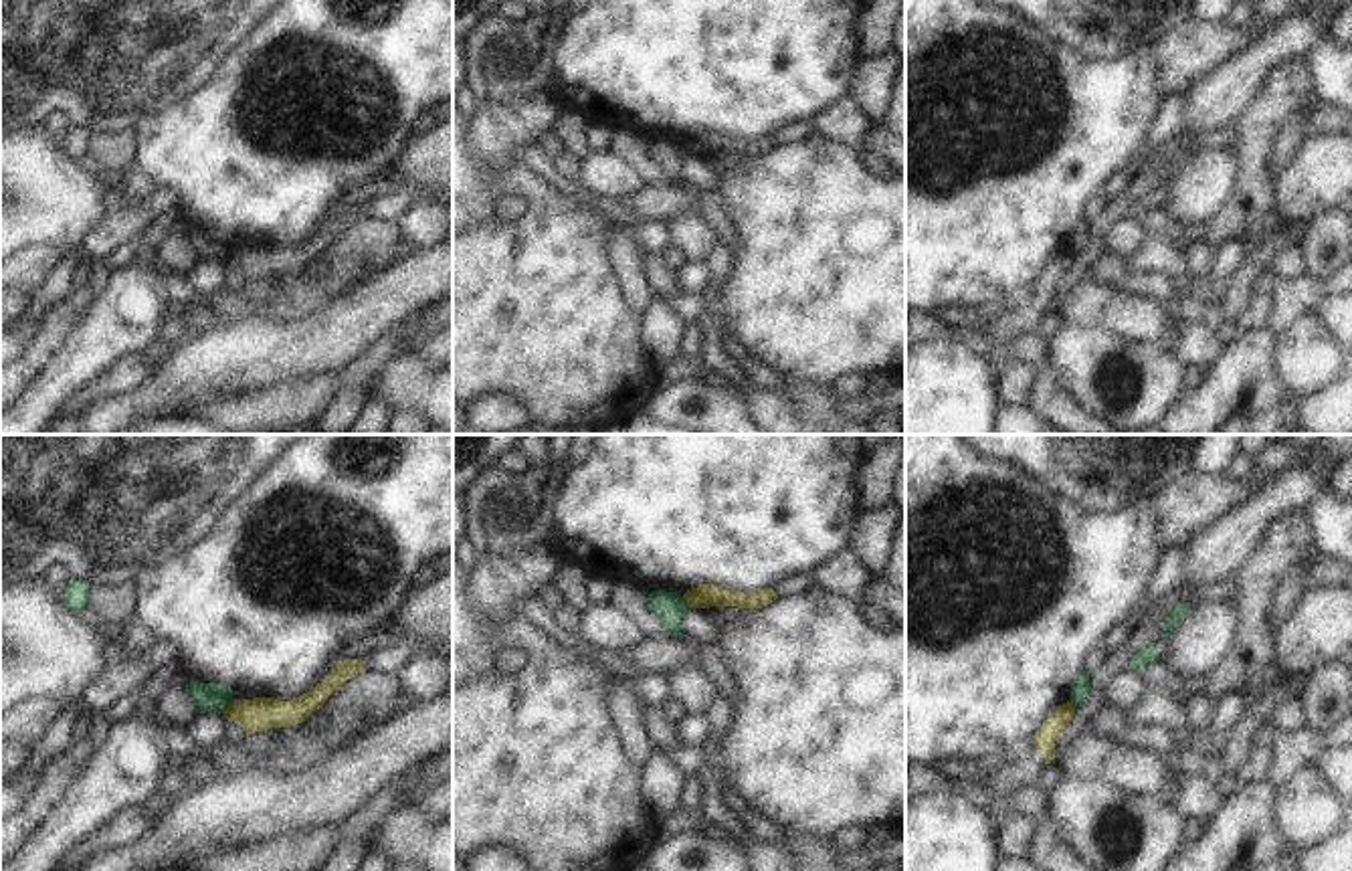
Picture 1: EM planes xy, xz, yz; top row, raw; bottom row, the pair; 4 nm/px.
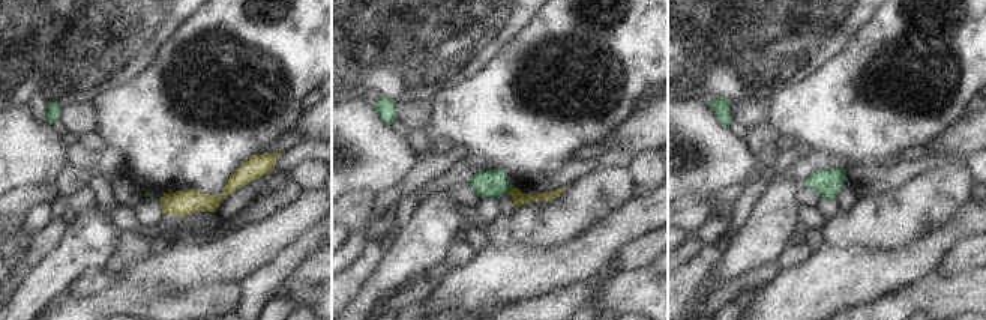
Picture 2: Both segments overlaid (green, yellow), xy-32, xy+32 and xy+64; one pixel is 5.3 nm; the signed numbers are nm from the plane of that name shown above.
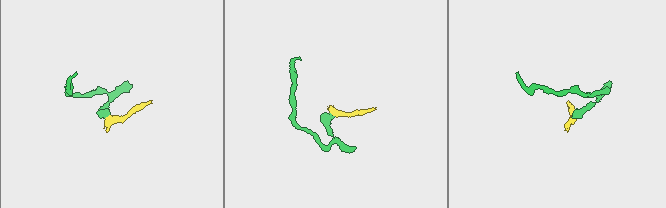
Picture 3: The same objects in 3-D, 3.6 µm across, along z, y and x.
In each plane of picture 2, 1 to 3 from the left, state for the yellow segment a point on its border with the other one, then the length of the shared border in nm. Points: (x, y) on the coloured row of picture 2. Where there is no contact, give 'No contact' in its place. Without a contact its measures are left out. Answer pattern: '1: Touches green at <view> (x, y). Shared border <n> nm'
1: No contact
2: Touches green at xy+32 (509, 190). Shared border 50 nm
3: No contact.

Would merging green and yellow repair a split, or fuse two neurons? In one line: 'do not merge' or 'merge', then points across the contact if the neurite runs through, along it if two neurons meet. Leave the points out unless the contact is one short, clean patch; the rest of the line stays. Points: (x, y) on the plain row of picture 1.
do not merge; border xy (235, 247), (223, 259)

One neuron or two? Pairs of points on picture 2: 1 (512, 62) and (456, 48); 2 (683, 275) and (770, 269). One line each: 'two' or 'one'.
1: two
2: one

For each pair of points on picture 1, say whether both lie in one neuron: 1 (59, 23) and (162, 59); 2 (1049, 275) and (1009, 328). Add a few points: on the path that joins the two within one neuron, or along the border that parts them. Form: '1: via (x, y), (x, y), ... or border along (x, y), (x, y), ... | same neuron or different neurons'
1: via (85, 23), (126, 23), (136, 33) | same neuron
2: via (1045, 289), (1045, 298), (1023, 320) | same neuron

